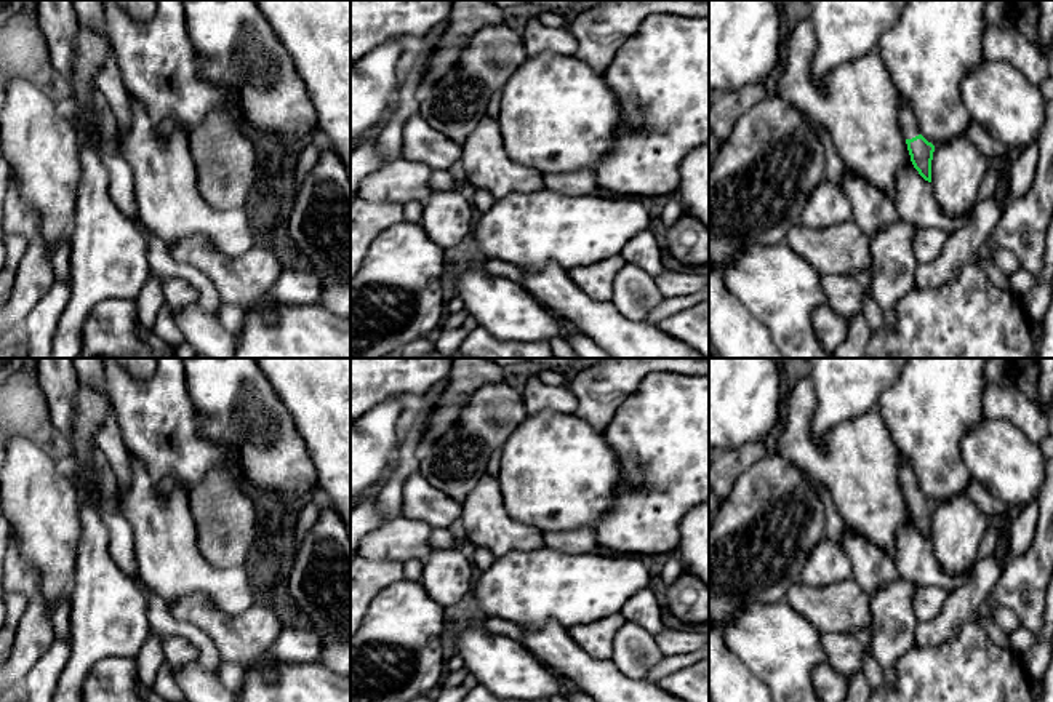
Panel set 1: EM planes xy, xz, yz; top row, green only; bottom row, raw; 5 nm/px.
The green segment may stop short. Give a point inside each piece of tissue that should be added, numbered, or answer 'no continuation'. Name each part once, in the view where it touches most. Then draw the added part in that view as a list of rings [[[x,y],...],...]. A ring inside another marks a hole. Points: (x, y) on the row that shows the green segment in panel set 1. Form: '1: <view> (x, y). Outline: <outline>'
1: yz (908, 122). Outline: [[[899,96],[899,107],[901,107],[901,128],[906,139],[912,139],[920,134],[914,114],[909,109],[907,102]]]

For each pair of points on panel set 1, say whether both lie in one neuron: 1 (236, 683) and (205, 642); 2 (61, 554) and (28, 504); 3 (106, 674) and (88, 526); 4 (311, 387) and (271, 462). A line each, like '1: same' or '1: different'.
1: different
2: same
3: different
4: different

